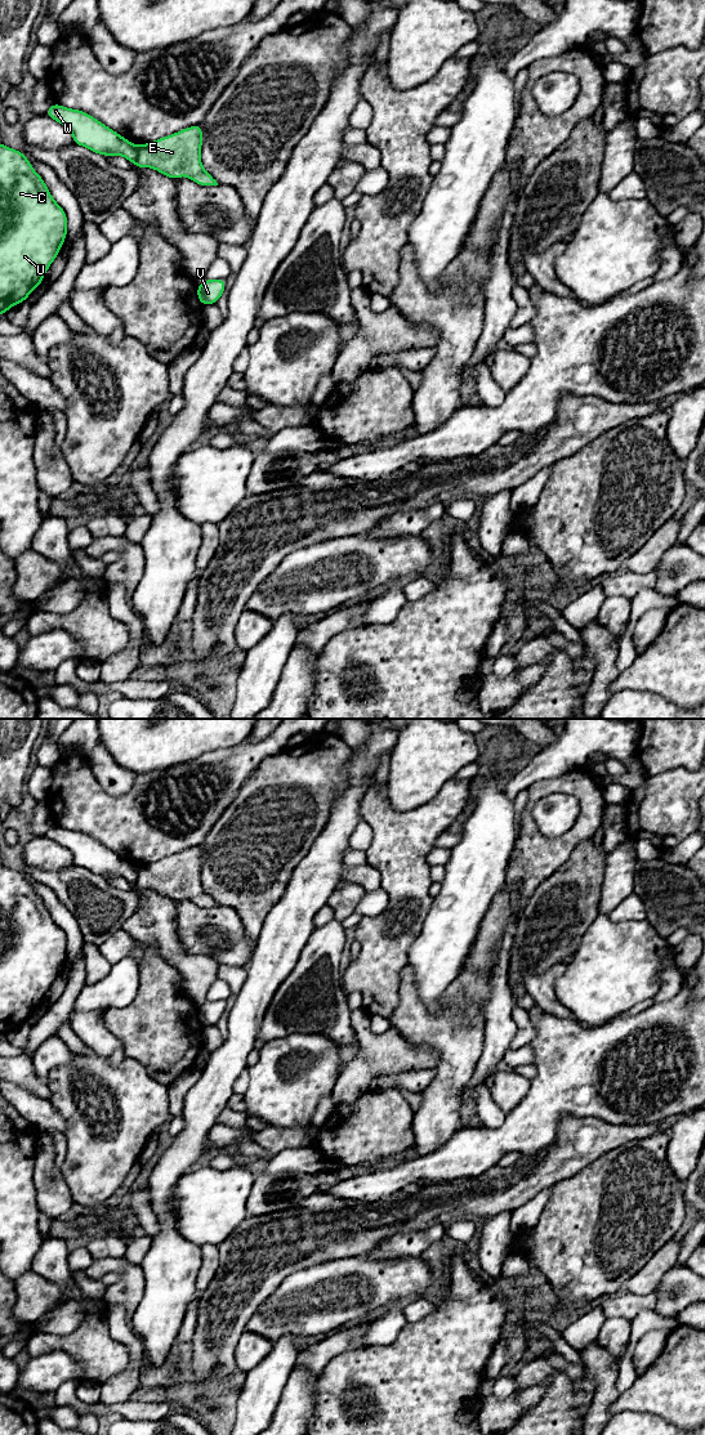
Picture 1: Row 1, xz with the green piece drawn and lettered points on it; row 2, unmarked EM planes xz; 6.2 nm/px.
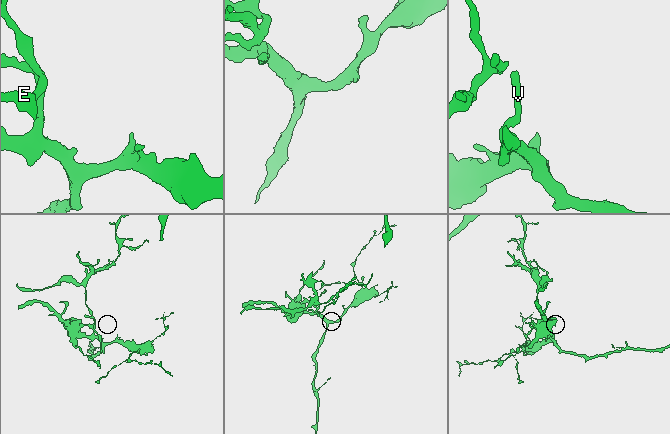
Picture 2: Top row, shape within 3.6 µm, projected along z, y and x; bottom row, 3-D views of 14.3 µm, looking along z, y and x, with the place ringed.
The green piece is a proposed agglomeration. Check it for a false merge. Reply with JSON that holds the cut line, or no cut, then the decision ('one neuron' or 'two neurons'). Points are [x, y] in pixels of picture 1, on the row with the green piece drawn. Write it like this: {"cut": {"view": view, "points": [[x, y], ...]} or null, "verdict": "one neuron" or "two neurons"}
{"cut": {"view": "xz", "points": [[138, 147], [134, 162]]}, "verdict": "two neurons"}

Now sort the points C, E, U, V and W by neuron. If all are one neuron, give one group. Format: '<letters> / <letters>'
C U V W / E

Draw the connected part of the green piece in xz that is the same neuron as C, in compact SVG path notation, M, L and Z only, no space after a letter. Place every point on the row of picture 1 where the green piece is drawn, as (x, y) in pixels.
M0 143L0 314L24 301L41 285L67 236L66 211L52 197L26 155Z

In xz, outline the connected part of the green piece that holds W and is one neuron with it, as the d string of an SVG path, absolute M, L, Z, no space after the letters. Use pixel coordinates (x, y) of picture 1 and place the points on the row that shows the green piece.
M53 103L45 115L64 125L72 133L75 144L107 157L120 155L135 164L138 147L93 116L57 103Z

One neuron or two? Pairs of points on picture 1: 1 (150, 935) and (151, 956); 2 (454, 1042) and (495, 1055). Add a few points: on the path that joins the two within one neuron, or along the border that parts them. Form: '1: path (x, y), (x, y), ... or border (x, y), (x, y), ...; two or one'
1: border (144, 946), (154, 946), (174, 966); two
2: border (486, 1022), (483, 1050), (471, 1080); two

